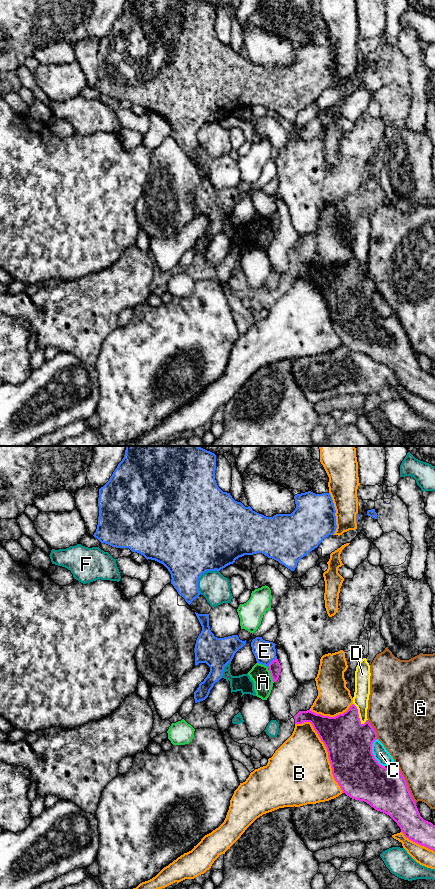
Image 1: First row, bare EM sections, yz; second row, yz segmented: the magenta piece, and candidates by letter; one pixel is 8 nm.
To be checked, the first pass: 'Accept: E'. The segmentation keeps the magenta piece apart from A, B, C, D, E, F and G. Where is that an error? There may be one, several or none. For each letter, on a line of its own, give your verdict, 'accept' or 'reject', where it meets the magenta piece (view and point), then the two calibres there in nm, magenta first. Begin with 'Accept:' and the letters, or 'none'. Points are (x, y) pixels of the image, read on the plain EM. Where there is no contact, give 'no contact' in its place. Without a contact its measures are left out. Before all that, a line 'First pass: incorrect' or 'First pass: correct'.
First pass: incorrect
Accept: none
A: reject; contact yz (271, 228); calibres 100 and 160 nm
B: reject; contact yz (327, 302); calibres 360 and 460 nm
C: reject; contact yz (372, 306); calibres 360 and 120 nm
D: reject; contact yz (358, 266); calibres 360 and 130 nm
E: reject; contact yz (271, 214); calibres 100 and 180 nm
F: reject; contact yz (269, 220); calibres 100 and 20 nm
G: reject; contact yz (407, 338); calibres 360 and 320 nm

